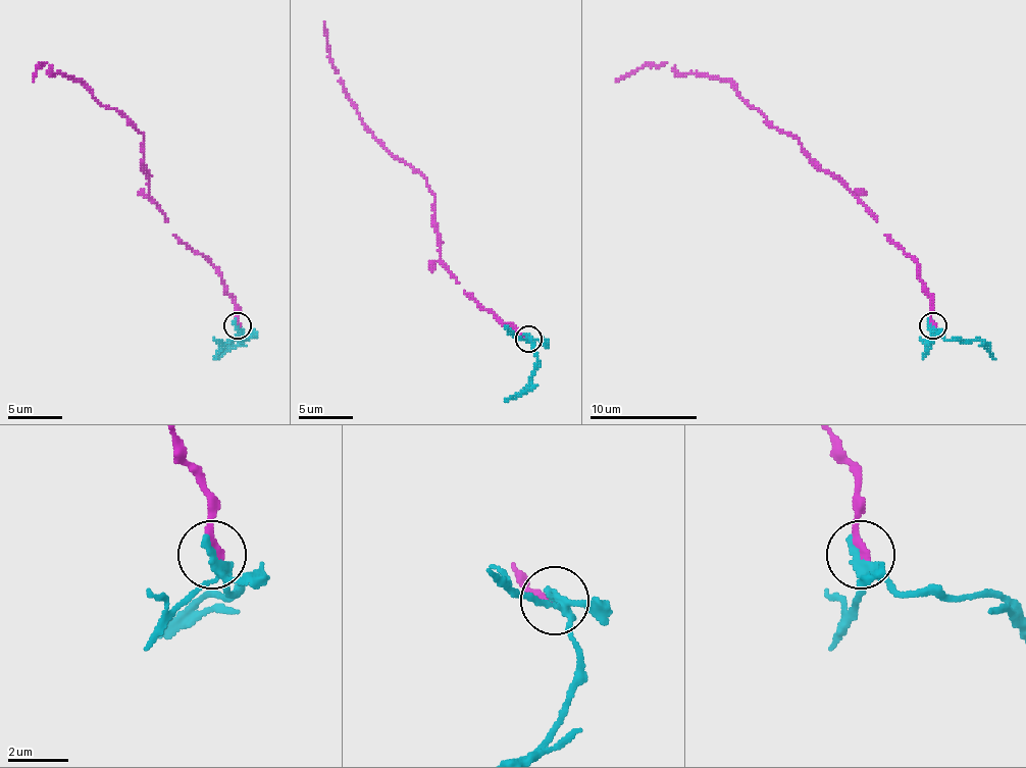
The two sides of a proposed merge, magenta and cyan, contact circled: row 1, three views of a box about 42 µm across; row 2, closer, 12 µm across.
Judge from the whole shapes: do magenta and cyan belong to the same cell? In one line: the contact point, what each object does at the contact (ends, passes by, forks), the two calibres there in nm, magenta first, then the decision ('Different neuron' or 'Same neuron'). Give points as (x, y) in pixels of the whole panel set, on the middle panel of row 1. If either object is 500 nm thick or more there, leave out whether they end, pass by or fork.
Place: (528, 339). At the ring magenta ends. At the ring cyan forks. Thickness 240 nm (magenta) against 240 nm. Different neuron

